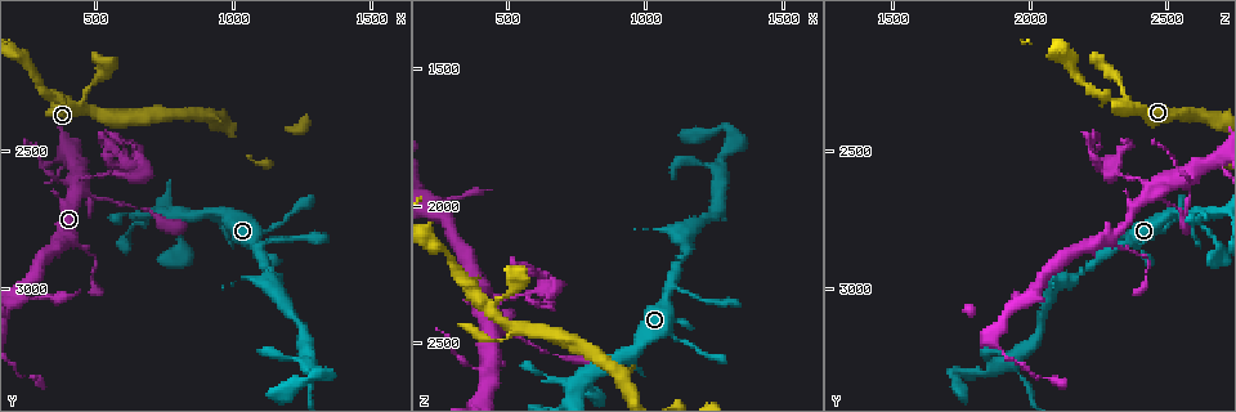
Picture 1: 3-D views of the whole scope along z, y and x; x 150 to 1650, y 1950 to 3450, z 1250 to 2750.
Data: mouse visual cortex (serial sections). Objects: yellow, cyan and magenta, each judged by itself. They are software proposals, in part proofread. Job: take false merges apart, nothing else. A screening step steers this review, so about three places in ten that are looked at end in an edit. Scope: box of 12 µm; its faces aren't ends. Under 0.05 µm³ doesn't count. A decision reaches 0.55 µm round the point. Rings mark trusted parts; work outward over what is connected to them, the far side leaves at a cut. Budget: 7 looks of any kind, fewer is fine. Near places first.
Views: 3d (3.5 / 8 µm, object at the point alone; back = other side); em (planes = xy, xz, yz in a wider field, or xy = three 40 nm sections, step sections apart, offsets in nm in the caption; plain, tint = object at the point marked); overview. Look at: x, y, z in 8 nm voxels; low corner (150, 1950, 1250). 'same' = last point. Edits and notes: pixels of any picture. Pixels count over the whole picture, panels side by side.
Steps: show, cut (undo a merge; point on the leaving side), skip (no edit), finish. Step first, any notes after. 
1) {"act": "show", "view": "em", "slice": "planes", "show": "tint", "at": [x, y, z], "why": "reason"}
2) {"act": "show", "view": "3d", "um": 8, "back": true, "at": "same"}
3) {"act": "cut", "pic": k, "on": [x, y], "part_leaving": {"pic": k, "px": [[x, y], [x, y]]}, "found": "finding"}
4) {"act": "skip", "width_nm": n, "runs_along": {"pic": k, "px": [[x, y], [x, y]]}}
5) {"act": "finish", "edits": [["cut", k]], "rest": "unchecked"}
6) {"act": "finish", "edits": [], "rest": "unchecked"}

{"act": "show", "view": "3d", "um": 3.5, "at": [1090, 2850, 2300], "why": "branch point"}

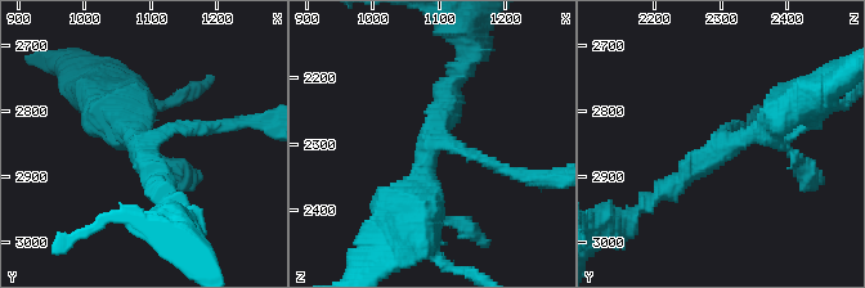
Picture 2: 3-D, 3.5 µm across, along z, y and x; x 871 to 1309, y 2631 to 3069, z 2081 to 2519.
{"act": "show", "view": "em", "slice": "xy", "step": 1, "show": "tint", "at": [1090, 2855, 2300], "arms": 3, "arm_widths_nm": [150, 250, 250], "why": "shape alone is not enough"}

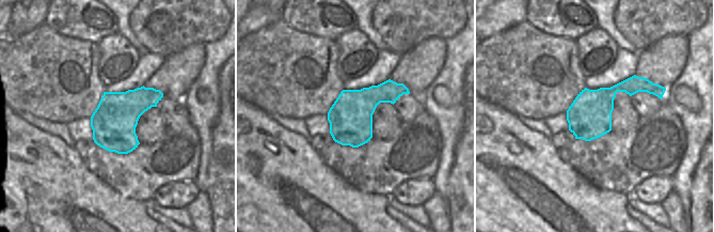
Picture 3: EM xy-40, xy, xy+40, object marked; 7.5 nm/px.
{"act": "show", "view": "em", "slice": "xy", "step": 3, "show": "tint", "at": "same", "why": "another direction"}

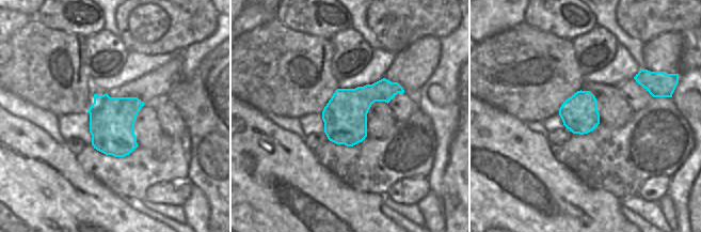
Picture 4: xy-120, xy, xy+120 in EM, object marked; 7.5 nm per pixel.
{"act": "skip", "runs_along": {"pic": 2, "px": [[781, 98], [758, 130], [659, 193]]}, "found": "one cell here"}

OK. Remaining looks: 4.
{"act": "show", "view": "3d", "um": 3.5, "at": [800, 2900, 2670], "why": "abrupt turn"}

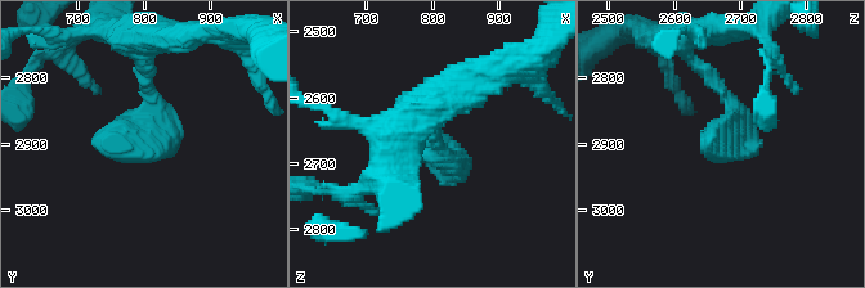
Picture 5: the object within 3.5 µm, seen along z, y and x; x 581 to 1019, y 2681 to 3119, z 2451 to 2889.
{"act": "show", "view": "em", "slice": "xy", "step": 3, "show": "tint", "at": [790, 2895, 2670], "why": "shape alone is not enough"}

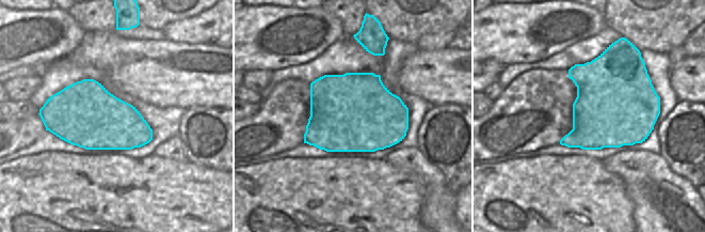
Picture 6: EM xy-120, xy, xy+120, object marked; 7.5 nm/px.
{"act": "skip", "width_nm": 600, "runs_along": {"pic": 5, "px": [[144, 70], [148, 129], [93, 136]]}, "found": "all the same cell"}

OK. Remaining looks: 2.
{"act": "show", "view": "3d", "um": 3.5, "at": [520, 2360, 2450], "why": "sharp bend"}

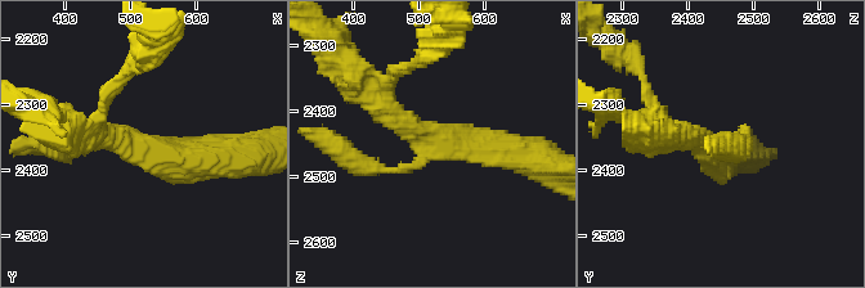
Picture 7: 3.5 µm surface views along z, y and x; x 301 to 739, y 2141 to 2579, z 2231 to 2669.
{"act": "show", "view": "em", "slice": "xy", "step": 3, "show": "tint", "at": [530, 2365, 2455], "arms": 3, "arm_widths_nm": [150, 300, 400], "why": "shape alone is not enough"}

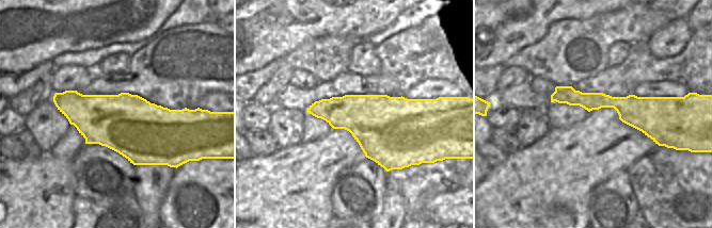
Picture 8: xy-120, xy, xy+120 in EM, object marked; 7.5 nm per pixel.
{"act": "skip", "runs_along": {"pic": 8, "px": [[553, 97], [620, 103], [659, 135]]}, "found": "continuous, no second cell"}

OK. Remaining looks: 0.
{"act": "finish", "edits": [], "rest": "unchecked"}

